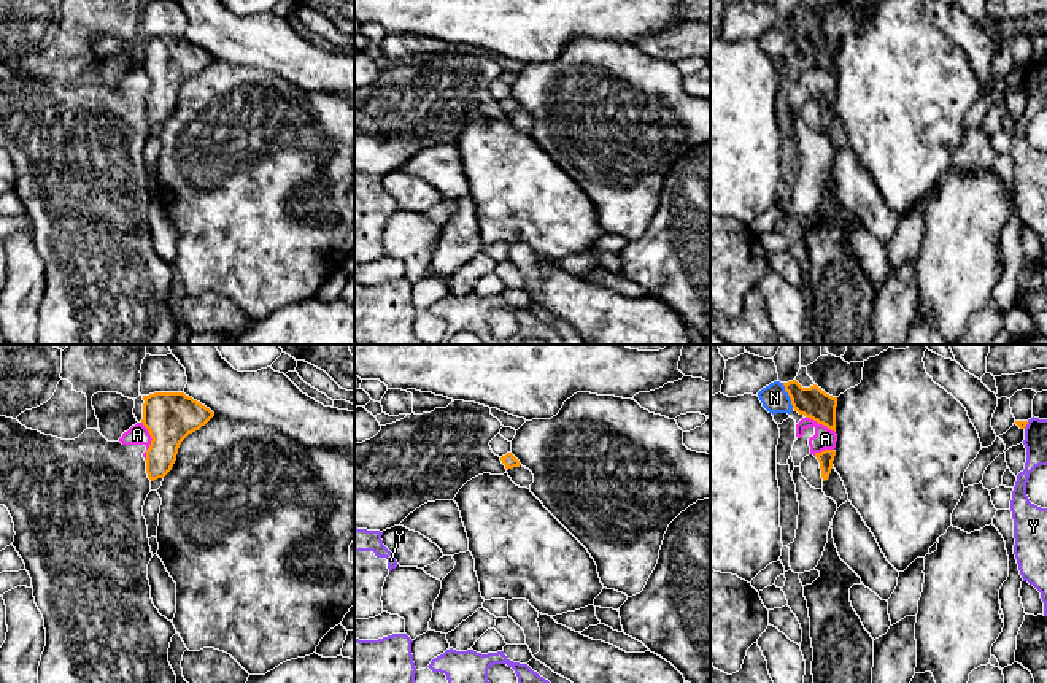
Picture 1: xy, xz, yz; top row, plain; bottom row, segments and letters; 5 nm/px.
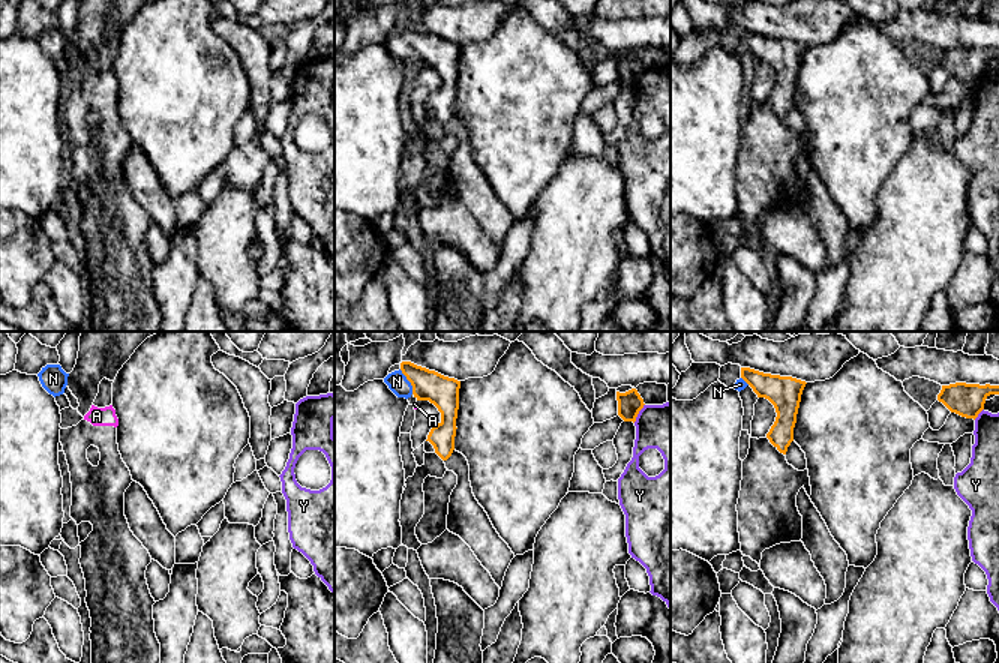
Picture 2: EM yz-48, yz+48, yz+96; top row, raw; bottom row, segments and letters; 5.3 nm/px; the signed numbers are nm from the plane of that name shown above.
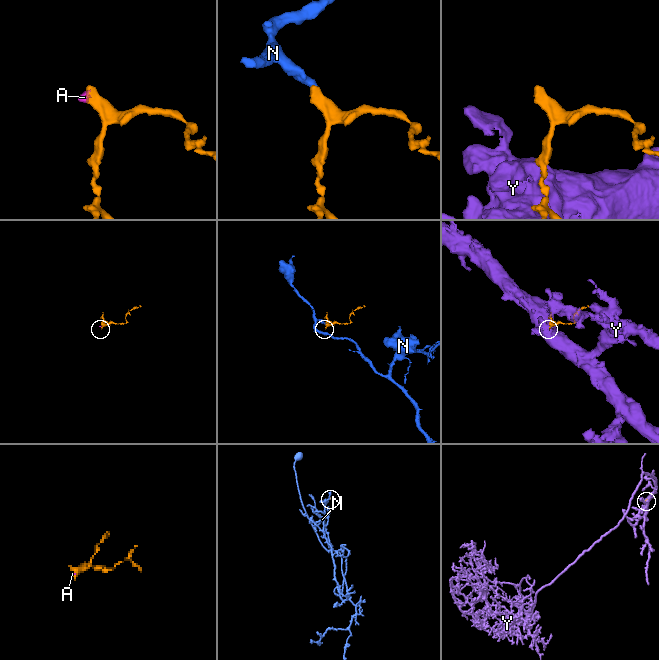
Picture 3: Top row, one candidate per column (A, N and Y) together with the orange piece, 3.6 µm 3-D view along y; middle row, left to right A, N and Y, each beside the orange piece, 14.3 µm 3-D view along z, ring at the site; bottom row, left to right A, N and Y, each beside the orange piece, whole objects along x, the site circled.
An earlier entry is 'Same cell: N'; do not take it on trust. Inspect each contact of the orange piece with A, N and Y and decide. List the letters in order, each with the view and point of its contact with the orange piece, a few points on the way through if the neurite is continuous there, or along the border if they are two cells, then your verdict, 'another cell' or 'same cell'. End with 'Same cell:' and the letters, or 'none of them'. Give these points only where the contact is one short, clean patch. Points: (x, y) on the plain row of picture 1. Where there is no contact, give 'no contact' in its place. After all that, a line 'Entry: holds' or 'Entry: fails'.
A: xy (151, 84) | along xy (142, 65), (151, 83), (145, 104) | another cell
N: yz (788, 38) | across yz (812, 46), (788, 38), (774, 42) | same cell
Y: yz (1027, 67) | another cell
Same cell: N
Entry: holds

